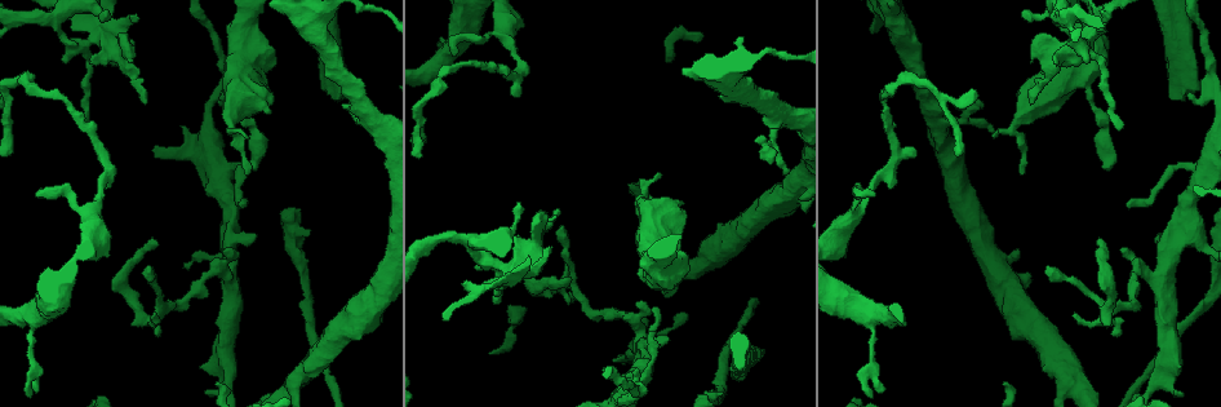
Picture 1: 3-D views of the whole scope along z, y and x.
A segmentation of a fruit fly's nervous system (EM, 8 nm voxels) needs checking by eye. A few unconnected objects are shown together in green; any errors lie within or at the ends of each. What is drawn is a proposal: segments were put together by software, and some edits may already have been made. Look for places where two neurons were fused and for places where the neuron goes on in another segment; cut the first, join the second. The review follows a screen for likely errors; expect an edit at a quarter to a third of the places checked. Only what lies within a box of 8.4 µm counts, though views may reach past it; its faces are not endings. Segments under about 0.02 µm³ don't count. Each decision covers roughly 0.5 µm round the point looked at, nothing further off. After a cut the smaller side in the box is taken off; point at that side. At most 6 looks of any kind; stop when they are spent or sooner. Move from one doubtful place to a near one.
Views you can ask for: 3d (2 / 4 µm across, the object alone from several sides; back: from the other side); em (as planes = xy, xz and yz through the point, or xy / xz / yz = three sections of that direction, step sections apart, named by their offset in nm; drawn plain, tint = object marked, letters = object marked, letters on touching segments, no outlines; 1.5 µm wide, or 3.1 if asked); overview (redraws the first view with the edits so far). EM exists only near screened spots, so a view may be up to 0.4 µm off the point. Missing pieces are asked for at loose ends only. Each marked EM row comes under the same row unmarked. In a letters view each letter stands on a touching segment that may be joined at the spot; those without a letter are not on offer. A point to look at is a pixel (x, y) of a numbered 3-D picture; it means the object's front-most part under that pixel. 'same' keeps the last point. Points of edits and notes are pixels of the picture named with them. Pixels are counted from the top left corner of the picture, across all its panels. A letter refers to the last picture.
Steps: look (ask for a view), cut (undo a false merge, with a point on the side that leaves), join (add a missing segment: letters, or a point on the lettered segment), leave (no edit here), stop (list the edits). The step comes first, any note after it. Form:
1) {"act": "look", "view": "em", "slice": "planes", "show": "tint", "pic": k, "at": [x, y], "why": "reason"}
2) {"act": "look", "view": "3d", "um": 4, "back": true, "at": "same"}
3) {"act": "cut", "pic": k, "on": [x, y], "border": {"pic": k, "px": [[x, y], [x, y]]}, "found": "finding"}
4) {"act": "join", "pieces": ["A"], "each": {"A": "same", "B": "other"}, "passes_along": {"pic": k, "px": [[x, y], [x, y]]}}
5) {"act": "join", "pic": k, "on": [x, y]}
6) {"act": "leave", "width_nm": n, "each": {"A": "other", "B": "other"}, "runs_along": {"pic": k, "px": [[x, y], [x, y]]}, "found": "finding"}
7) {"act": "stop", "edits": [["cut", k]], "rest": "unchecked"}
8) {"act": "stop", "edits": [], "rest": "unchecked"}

{"act": "look", "view": "em", "slice": "planes", "show": "letters", "pic": 1, "at": [719, 222], "why": "an open end"}

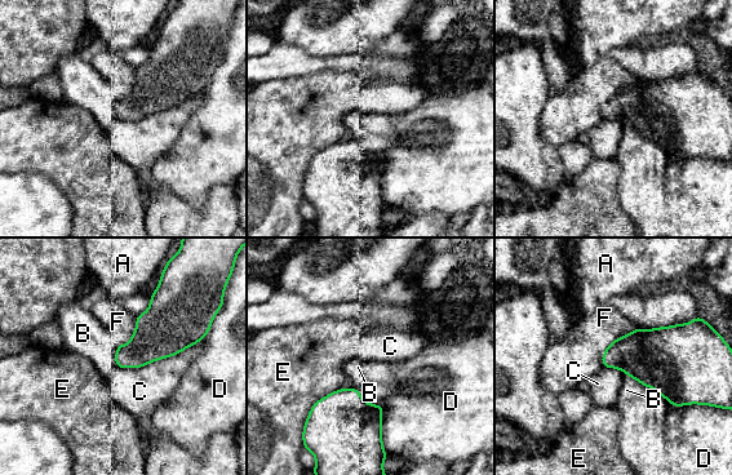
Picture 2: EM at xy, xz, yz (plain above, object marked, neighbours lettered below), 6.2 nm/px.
{"act": "leave", "each": {"A": "other", "B": "other", "C": "other", "D": "other", "E": "other", "F": "other"}, "border": {"pic": 2, "px": [[202, 340], [143, 365], [116, 368]]}, "found": "none of them fits"}

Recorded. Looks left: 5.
{"act": "look", "view": "3d", "um": 2, "pic": 1, "at": [659, 173], "why": "free end"}

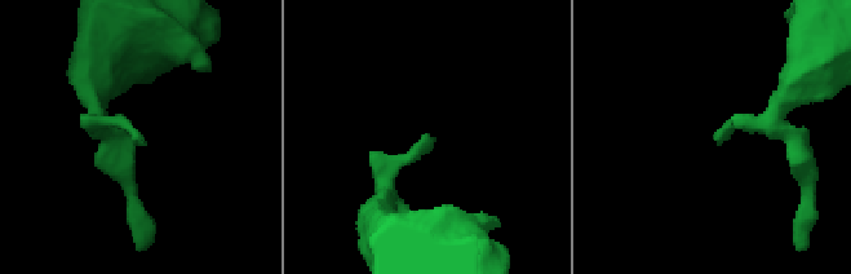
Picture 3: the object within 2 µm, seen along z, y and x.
{"act": "look", "view": "em", "slice": "planes", "show": "letters", "pic": 3, "at": [428, 136]}

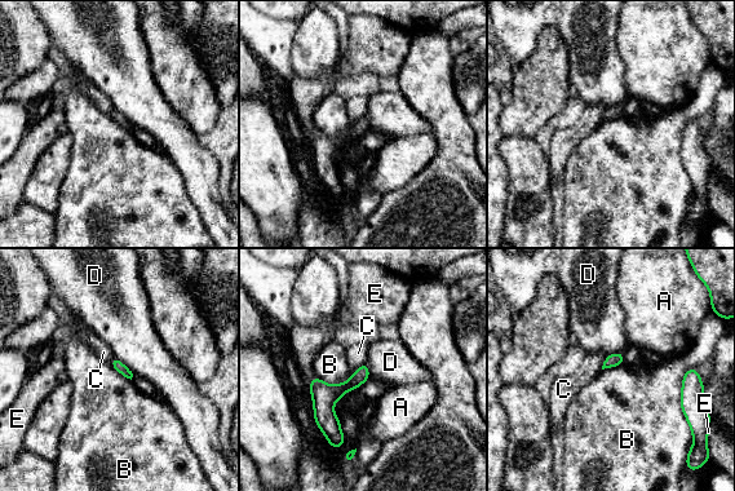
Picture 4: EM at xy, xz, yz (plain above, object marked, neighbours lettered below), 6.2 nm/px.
{"act": "leave", "each": {"A": "other", "B": "other", "C": "other", "D": "other", "E": "other"}, "border": {"pic": 4, "px": [[114, 355], [133, 374]]}, "found": "no lettered segment goes on from it"}

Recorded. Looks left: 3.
{"act": "look", "view": "3d", "um": 2, "pic": 1, "at": [101, 39], "why": "sharp bend"}

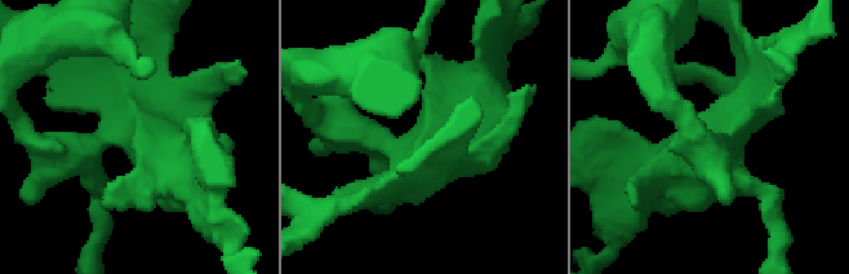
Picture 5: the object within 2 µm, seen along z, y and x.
{"act": "look", "view": "em", "slice": "planes", "show": "letters", "pic": 5, "at": [413, 145]}

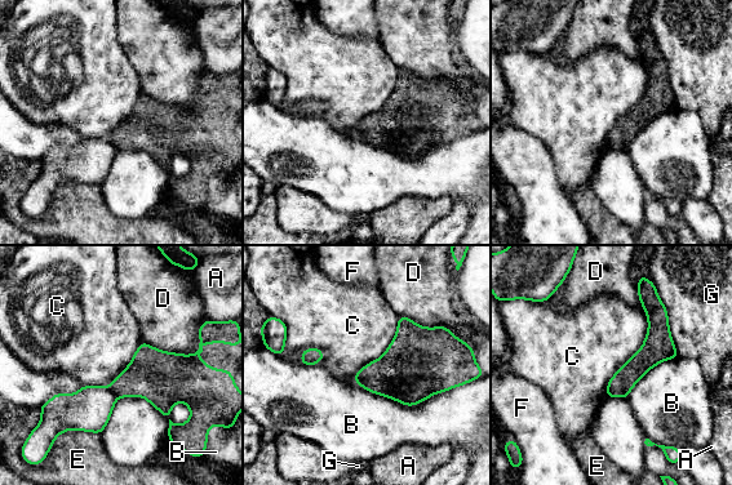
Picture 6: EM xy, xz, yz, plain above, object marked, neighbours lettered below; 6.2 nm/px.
{"act": "cut", "pic": 6, "on": [149, 376], "each": {"A": "other", "B": "other", "C": "other", "D": "other", "E": "other", "F": "other", "G": "other"}, "found": "two neurons meet here"}

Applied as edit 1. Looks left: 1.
{"act": "stop", "edits": [["cut", 6]], "rest": "unchecked"}

